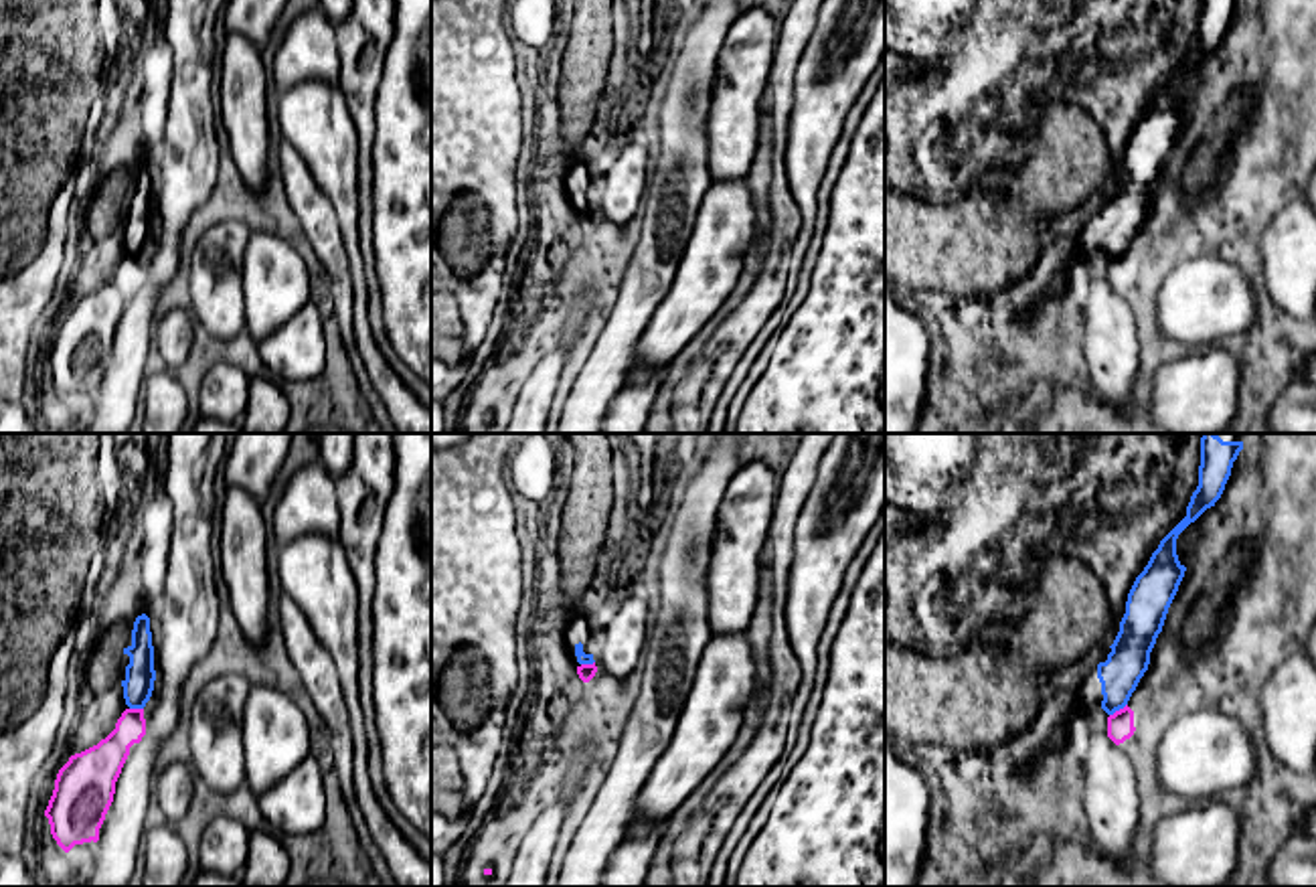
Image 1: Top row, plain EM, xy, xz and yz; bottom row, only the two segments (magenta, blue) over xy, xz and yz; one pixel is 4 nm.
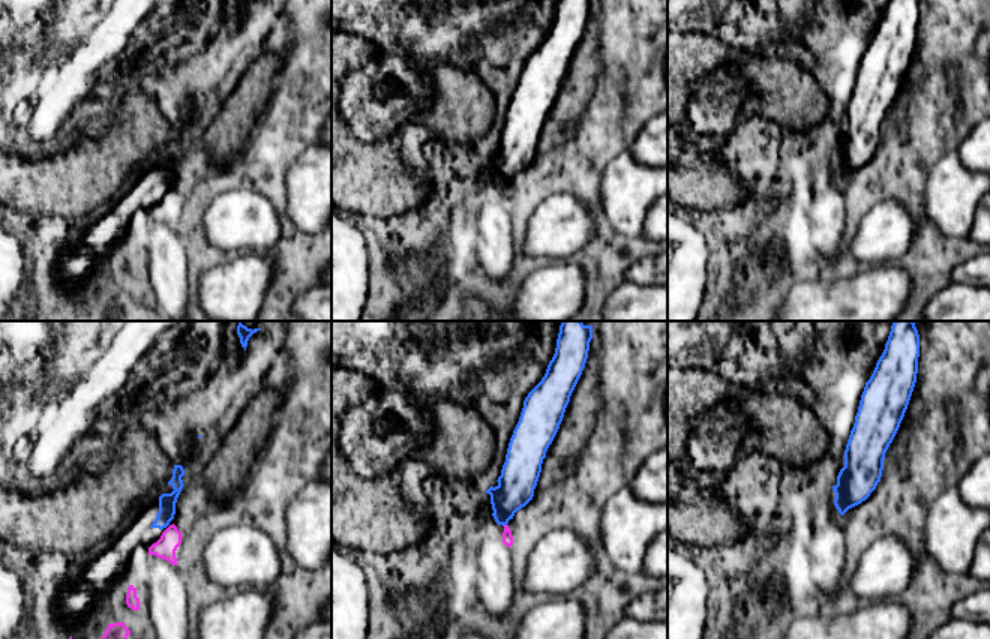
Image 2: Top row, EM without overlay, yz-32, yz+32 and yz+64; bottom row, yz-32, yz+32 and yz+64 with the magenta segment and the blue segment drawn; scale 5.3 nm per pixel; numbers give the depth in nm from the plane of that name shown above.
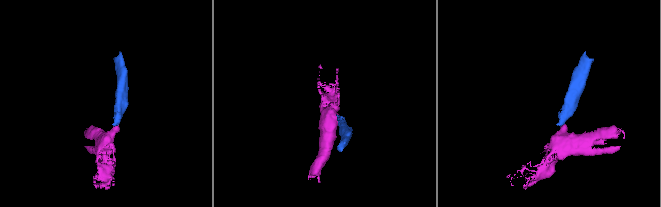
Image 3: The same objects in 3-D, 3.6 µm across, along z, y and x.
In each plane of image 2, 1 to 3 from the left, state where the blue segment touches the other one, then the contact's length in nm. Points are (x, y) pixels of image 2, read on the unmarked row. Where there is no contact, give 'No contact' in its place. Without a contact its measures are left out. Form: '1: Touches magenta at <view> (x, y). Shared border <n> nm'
1: No contact
2: No contact
3: No contact

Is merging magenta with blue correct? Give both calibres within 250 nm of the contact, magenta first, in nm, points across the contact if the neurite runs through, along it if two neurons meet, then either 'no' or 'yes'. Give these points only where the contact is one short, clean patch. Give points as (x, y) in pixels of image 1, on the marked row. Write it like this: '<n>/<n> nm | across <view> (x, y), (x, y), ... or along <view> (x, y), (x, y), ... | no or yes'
110/160 nm | along yz (1126, 703), (1110, 715) | no

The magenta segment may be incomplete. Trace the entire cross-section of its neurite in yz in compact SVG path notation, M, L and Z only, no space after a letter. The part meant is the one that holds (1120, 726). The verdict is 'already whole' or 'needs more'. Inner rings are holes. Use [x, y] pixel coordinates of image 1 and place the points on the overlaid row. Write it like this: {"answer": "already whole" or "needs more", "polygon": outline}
{"answer": "already whole", "polygon": "M1126 705L1107 717L1107 737L1120 745L1134 735L1134 711Z"}

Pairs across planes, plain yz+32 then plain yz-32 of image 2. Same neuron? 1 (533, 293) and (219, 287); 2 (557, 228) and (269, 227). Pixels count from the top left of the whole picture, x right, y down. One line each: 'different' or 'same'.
1: same
2: same

